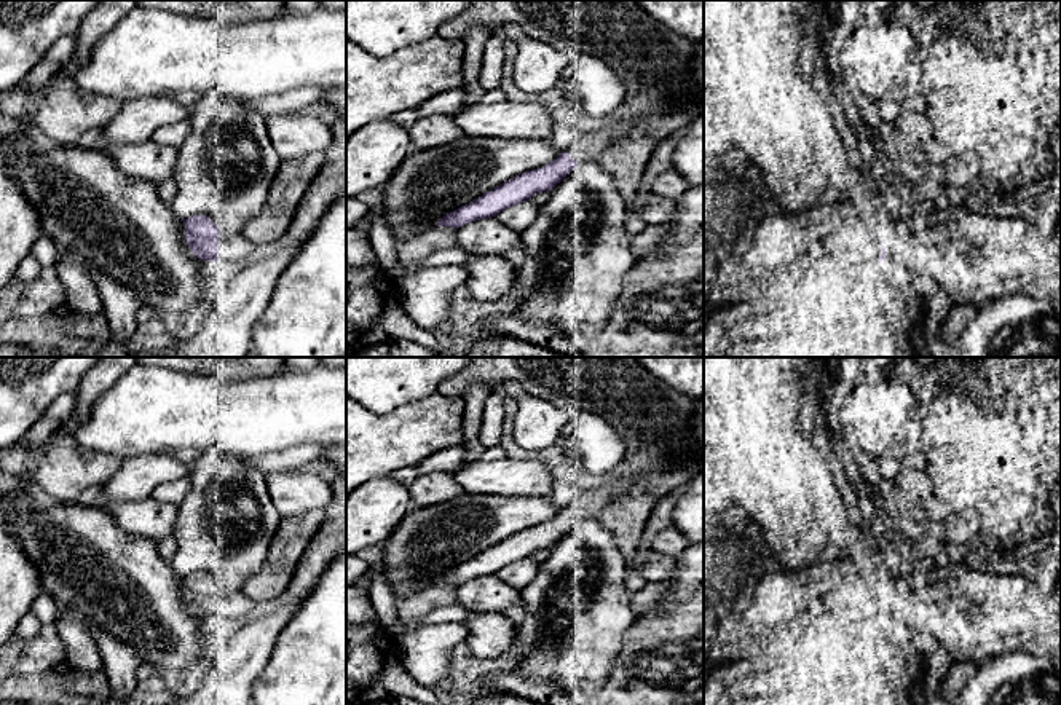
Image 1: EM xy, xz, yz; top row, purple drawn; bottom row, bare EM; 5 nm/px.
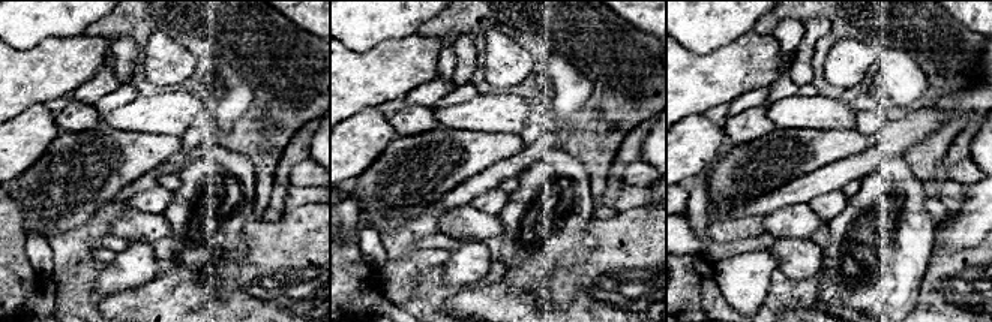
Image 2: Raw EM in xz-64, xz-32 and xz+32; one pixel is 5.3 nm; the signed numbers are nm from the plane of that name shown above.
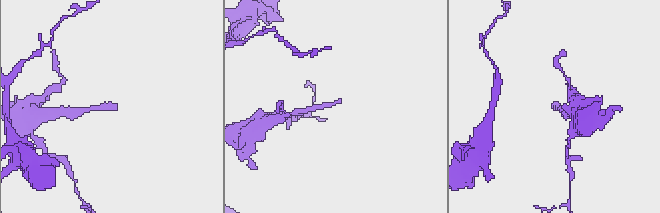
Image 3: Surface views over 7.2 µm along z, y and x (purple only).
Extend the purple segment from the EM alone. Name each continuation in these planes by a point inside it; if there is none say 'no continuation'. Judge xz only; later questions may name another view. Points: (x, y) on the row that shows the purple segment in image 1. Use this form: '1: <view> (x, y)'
1: xz (589, 142)

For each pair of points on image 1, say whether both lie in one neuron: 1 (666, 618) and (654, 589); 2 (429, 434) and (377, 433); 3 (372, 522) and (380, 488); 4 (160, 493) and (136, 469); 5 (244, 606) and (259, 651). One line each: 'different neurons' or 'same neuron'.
1: same neuron
2: same neuron
3: same neuron
4: different neurons
5: different neurons

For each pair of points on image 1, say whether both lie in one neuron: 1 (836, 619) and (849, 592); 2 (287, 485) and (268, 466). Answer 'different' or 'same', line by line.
1: different
2: different

